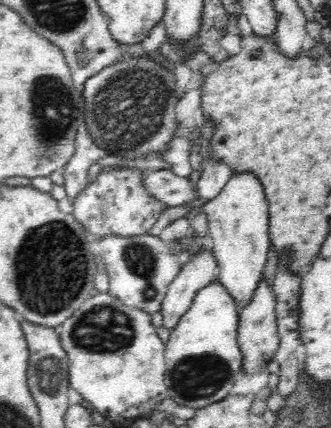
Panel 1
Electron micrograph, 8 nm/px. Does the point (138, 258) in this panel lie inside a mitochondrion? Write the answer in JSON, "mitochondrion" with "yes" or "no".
{"mitochondrion":"yes"}

